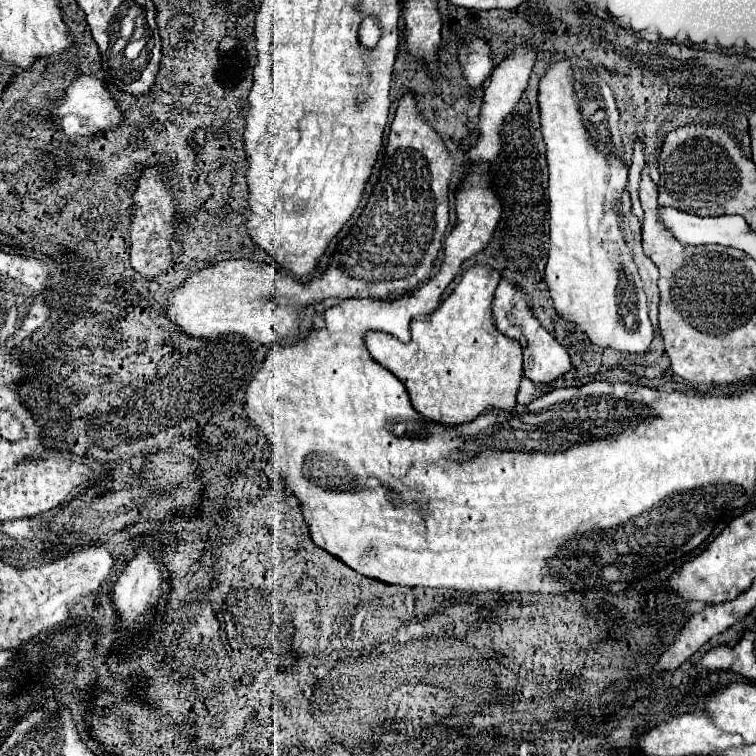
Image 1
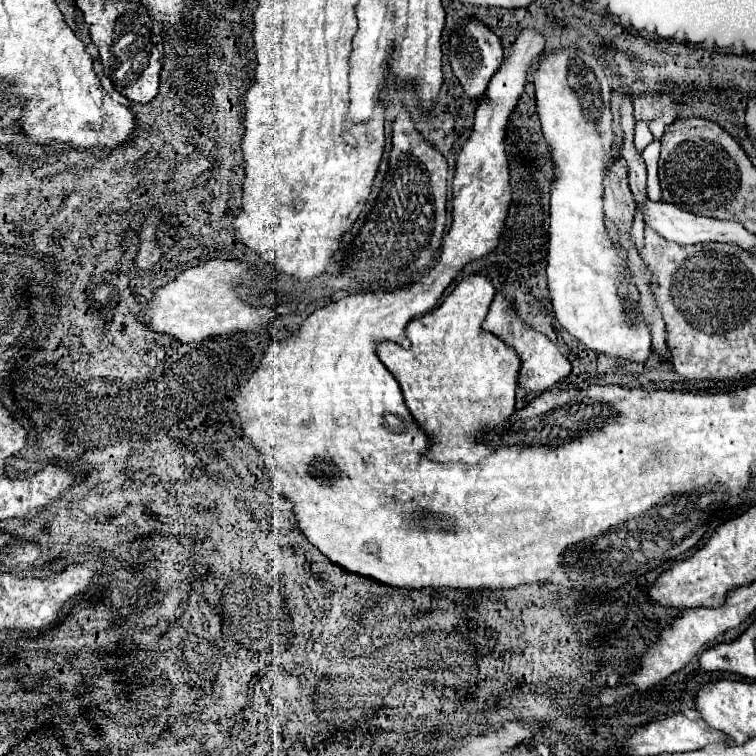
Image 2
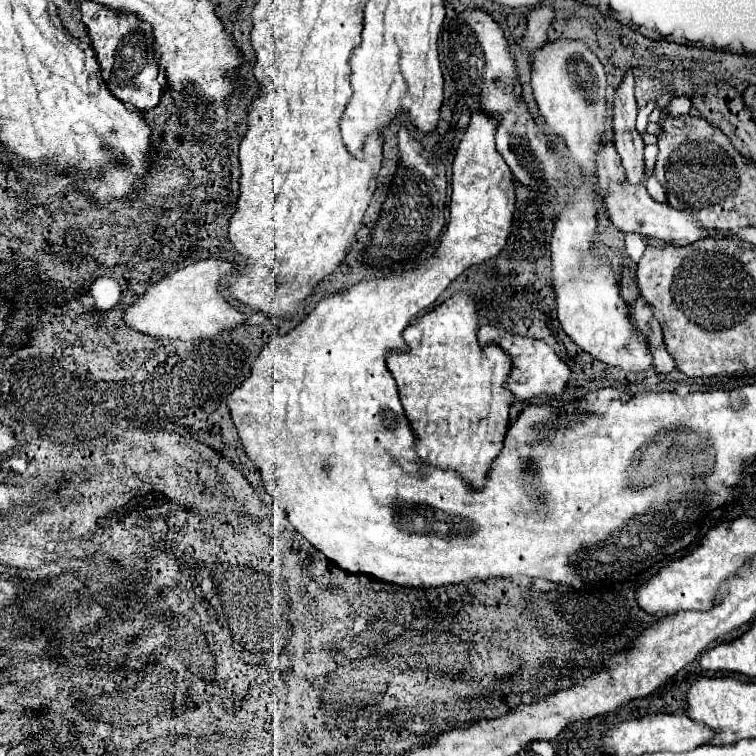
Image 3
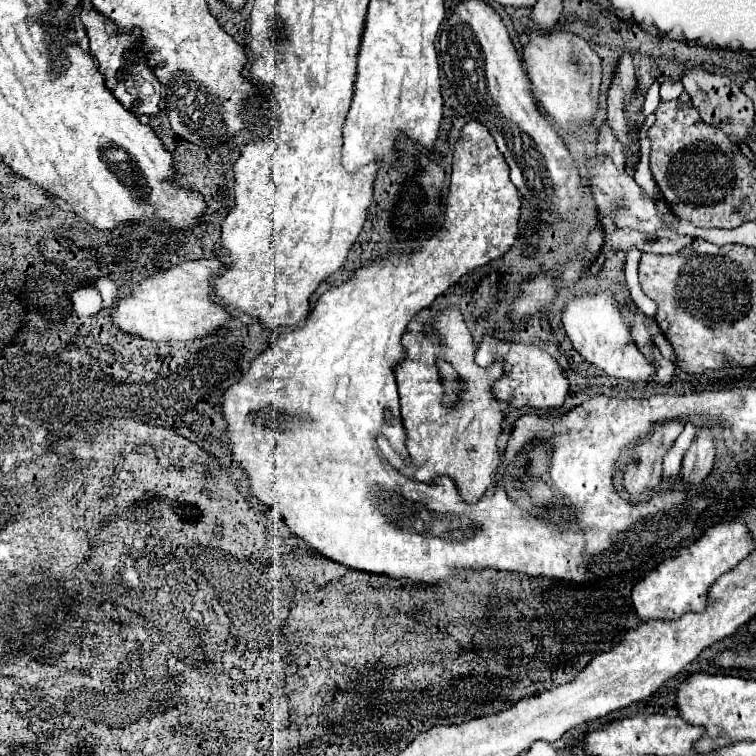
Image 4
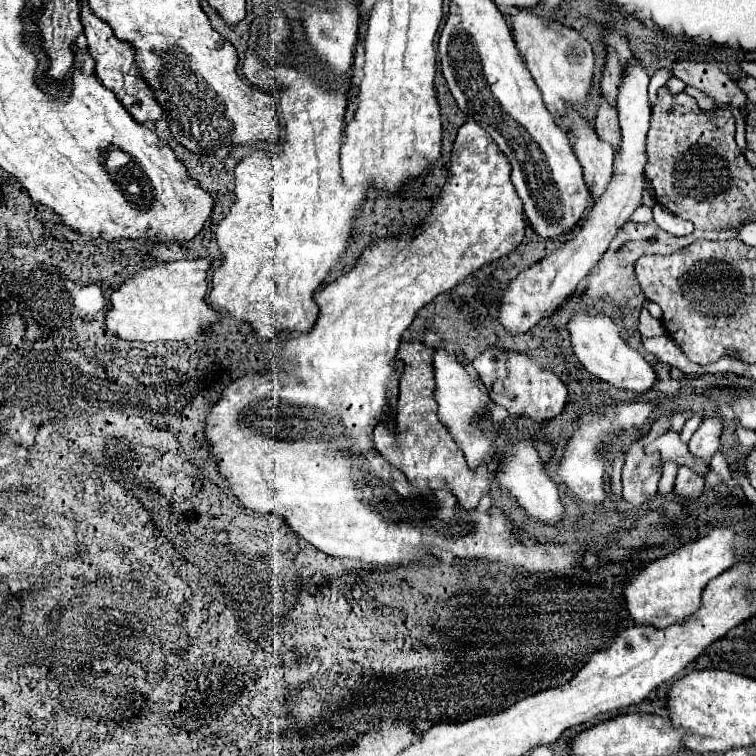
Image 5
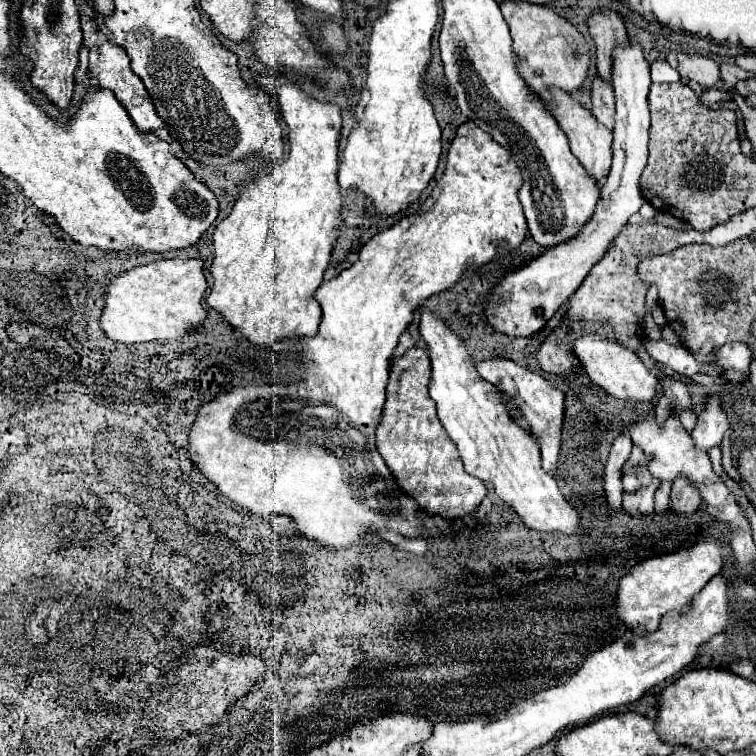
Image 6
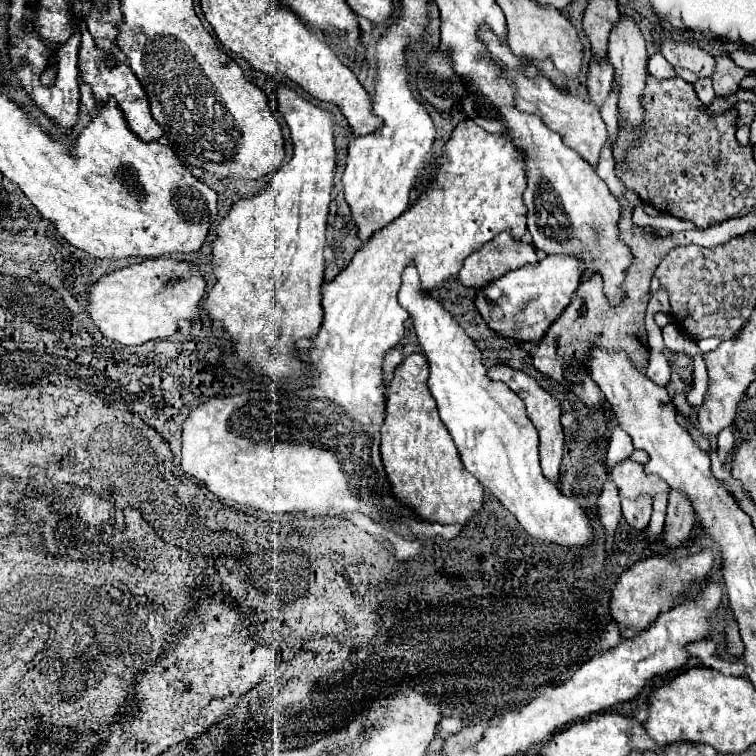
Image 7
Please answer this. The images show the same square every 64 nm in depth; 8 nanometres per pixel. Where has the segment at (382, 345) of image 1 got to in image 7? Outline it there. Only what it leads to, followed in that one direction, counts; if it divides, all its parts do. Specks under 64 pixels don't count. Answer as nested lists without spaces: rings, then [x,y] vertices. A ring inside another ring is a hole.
[[[410,354],[396,366],[386,400],[386,420],[380,430],[380,454],[396,498],[412,506],[418,518],[438,524],[468,524],[484,504],[482,484],[462,468],[452,436],[444,428],[436,402],[426,386],[428,360]]]

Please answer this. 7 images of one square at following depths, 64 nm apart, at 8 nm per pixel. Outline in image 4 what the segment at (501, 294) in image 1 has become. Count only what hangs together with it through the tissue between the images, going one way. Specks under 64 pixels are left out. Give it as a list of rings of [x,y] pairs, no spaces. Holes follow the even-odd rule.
[[[482,336],[476,352],[476,364],[488,366],[494,356],[504,358],[504,376],[494,384],[494,396],[498,400],[510,402],[516,408],[530,406],[530,408],[558,408],[564,404],[564,396],[568,392],[568,378],[564,368],[544,350],[538,346],[528,346],[524,342],[500,340],[496,336]]]

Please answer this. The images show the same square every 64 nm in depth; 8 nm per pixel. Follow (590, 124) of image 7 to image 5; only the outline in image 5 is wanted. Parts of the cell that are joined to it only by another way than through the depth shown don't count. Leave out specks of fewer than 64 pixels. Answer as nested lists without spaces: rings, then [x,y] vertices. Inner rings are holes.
[[[568,112],[570,118],[570,134],[576,136],[574,152],[582,164],[586,186],[594,200],[598,200],[612,182],[614,176],[614,152],[598,140],[594,128],[590,128],[576,112]]]

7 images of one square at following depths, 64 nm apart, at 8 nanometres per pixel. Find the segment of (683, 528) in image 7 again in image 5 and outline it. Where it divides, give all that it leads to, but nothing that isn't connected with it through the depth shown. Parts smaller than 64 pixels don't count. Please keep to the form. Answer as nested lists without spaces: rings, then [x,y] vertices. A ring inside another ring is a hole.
[[[680,466],[674,490],[676,490],[676,494],[686,496],[686,498],[698,498],[704,490],[704,482],[706,482],[704,474],[698,474],[696,470],[692,470],[688,466]]]

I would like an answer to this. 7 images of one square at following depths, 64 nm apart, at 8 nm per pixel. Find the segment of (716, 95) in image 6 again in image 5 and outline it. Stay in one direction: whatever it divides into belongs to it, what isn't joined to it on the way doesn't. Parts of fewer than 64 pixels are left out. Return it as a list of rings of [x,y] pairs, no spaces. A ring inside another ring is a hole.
[[[686,86],[684,92],[694,97],[702,110],[709,111],[713,108],[713,100],[706,96],[703,92],[700,92],[700,90]]]

